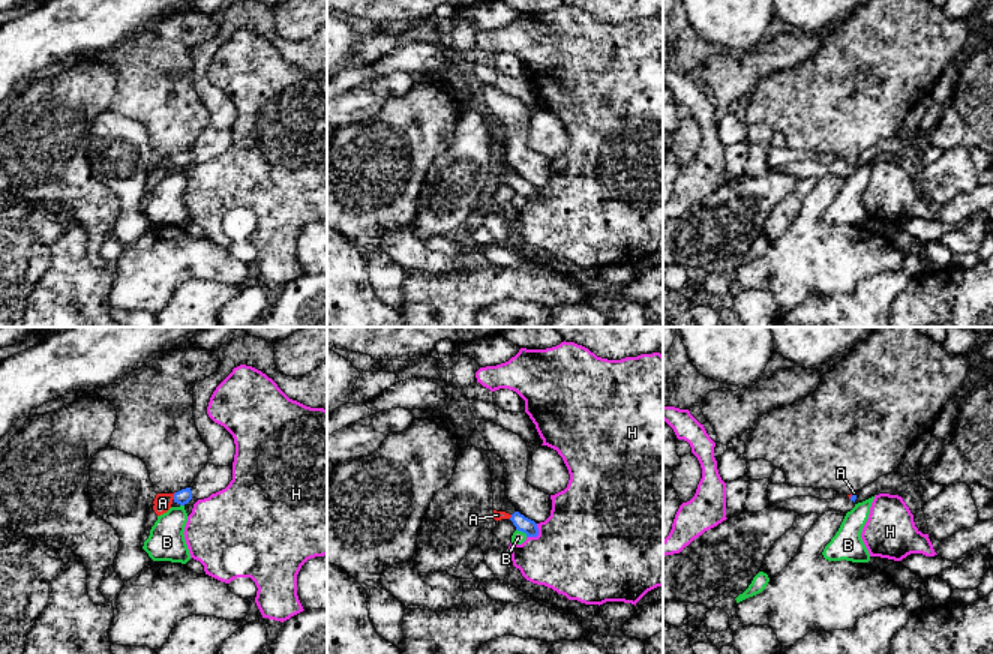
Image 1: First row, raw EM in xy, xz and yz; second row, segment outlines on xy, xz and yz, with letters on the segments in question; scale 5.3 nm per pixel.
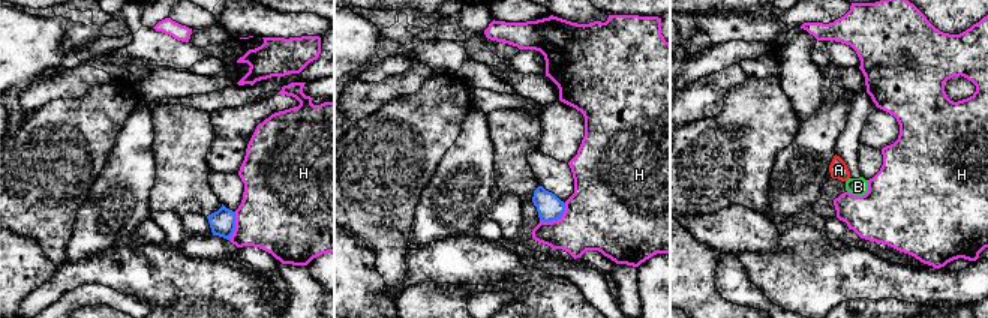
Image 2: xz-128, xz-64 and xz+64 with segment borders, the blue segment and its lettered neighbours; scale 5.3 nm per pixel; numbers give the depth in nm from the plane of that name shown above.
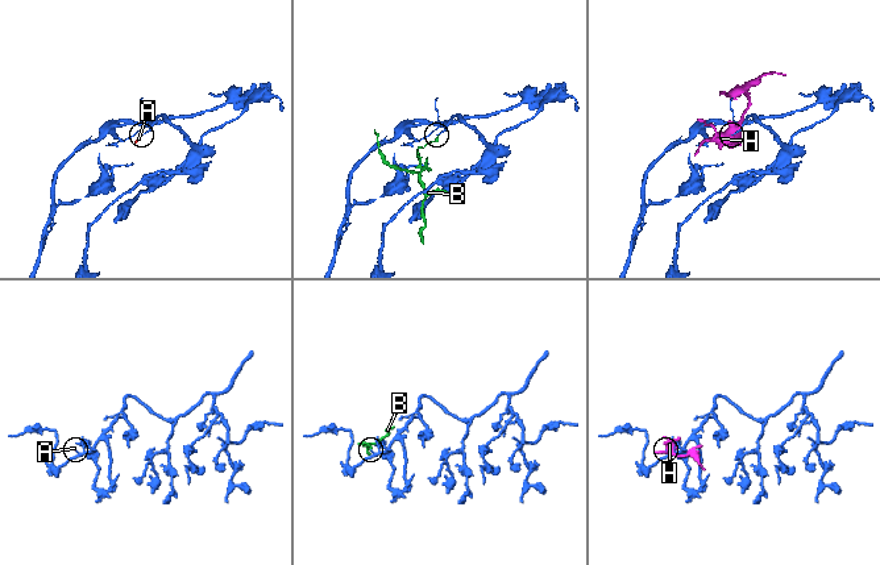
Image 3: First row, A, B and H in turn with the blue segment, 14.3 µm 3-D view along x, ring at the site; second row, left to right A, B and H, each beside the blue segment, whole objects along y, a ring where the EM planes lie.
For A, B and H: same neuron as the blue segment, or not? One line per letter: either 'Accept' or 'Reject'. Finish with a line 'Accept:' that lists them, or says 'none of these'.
A: Accept
B: Reject
H: Reject
Accept: A

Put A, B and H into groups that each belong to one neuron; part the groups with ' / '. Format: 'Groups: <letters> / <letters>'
Groups: A / B / H

